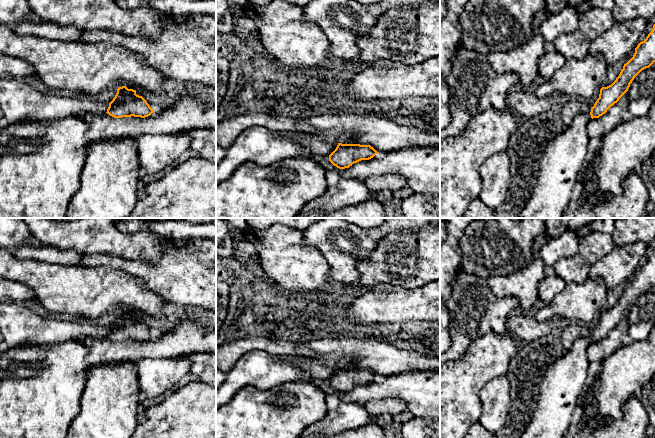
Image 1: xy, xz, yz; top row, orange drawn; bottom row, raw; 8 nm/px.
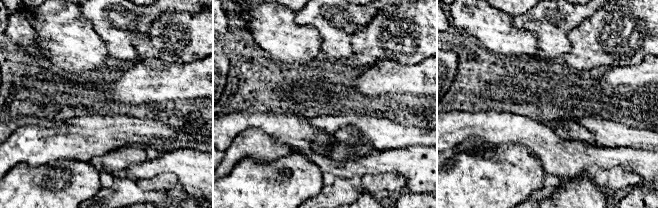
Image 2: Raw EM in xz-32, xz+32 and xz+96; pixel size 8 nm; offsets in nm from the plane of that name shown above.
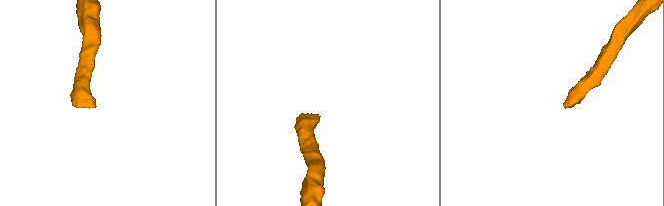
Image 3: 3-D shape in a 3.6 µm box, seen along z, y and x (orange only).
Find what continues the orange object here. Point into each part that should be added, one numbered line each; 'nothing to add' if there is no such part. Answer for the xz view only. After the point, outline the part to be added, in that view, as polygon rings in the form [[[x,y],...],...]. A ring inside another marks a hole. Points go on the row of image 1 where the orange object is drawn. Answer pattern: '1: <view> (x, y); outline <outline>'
1: xz (345, 138); outline [[[345,133],[340,137],[339,143],[354,144],[354,141],[350,138],[350,136],[347,133]]]

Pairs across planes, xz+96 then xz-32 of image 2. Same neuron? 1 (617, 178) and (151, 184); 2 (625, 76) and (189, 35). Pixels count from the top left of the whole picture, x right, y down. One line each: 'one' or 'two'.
1: one
2: two

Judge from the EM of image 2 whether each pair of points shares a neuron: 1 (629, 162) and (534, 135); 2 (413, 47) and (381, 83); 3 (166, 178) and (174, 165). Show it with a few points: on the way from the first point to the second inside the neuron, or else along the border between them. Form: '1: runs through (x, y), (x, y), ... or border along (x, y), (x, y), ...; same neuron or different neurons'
1: runs through (605, 157), (558, 156); same neuron
2: border along (422, 60), (414, 64), (375, 63); different neurons
3: border along (146, 178), (161, 173), (173, 173), (179, 184); different neurons

